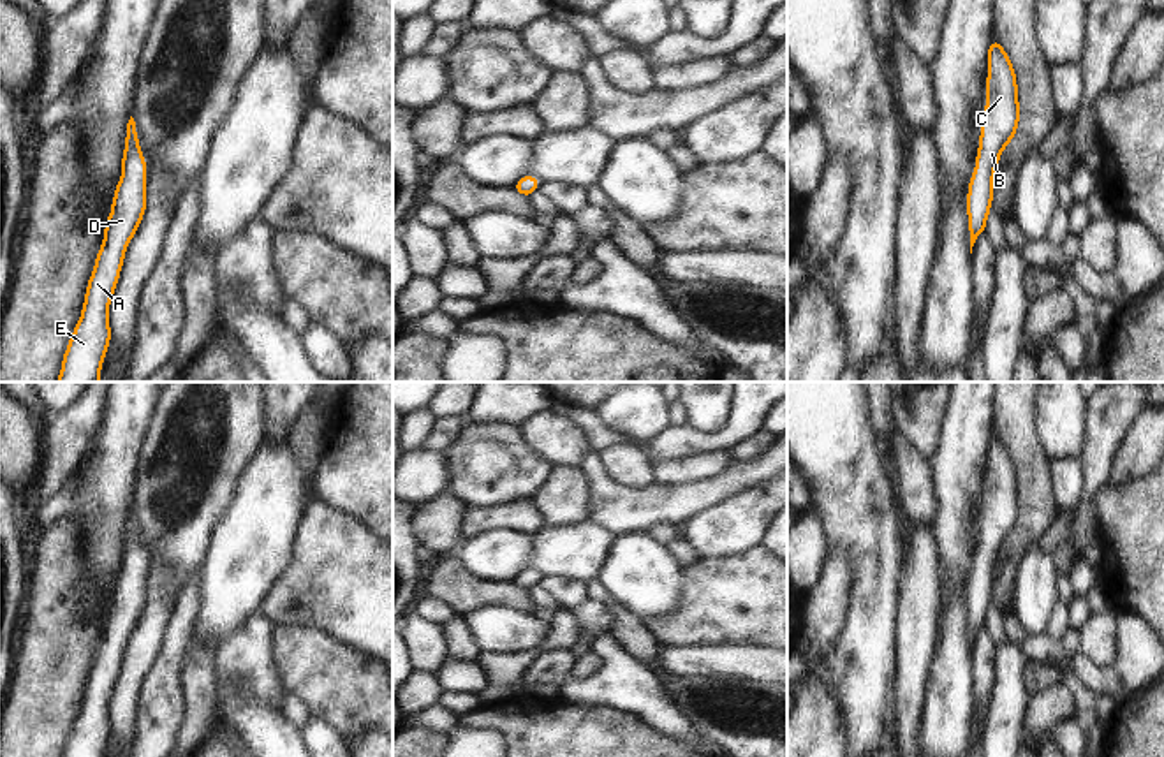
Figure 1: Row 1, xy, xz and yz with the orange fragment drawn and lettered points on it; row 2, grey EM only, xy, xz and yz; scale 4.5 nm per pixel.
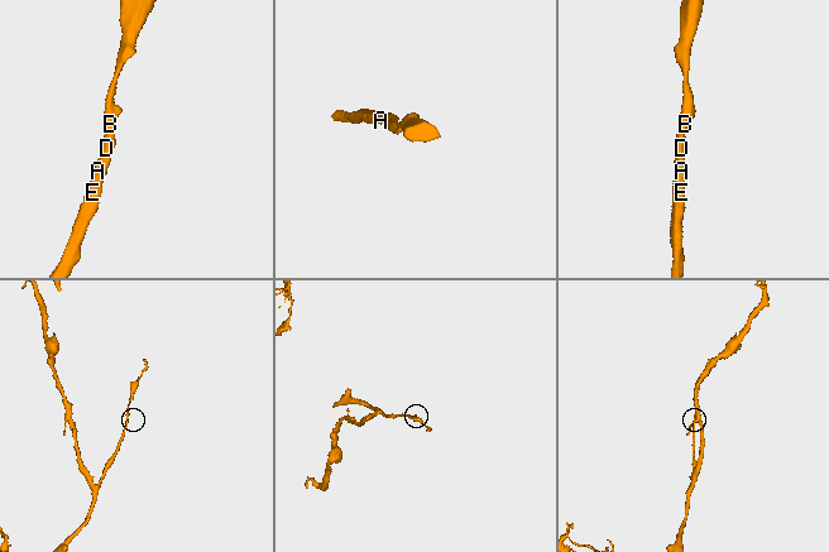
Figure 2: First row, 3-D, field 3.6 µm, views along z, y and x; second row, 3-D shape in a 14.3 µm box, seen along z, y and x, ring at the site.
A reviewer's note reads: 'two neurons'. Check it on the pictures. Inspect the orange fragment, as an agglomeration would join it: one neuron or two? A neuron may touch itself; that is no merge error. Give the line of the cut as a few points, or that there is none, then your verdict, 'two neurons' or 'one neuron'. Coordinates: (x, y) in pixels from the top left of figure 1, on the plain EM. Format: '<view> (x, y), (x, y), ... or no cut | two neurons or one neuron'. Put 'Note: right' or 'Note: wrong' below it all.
no cut | one neuron
Note: wrong

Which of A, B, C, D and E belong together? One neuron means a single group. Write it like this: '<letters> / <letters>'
A B C D E

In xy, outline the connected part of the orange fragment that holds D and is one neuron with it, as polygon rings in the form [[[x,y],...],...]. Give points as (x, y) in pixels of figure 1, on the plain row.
[[[130,511],[122,551],[122,572],[114,583],[102,641],[90,669],[83,706],[62,757],[104,757],[111,738],[109,701],[125,655],[125,646],[146,607],[148,558],[141,548],[136,516]]]

